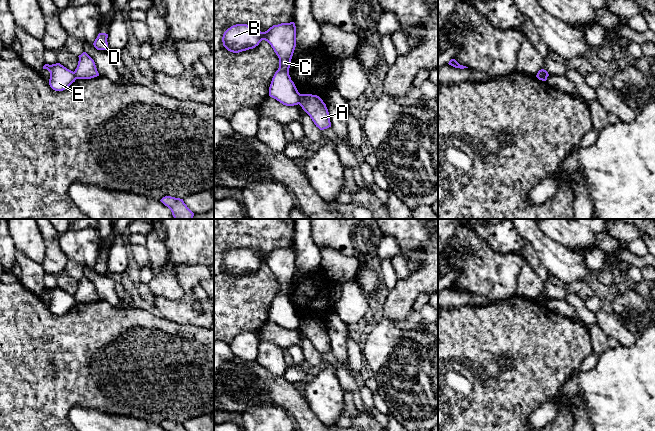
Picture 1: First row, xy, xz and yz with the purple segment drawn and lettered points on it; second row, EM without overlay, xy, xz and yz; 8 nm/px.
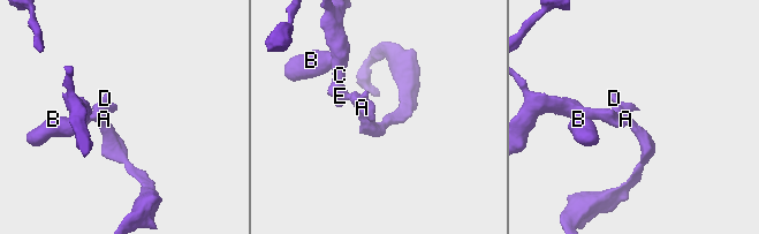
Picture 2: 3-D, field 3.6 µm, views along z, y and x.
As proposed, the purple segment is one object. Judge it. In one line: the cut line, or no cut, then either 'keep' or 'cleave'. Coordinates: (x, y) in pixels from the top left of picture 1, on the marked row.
cut xz (300, 94), (298, 103); cleave

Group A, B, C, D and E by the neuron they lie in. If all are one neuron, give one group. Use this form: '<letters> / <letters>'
A D / B C E

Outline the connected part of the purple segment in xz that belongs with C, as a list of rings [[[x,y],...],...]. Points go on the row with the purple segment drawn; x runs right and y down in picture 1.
[[[294,22],[273,25],[265,32],[251,29],[247,24],[236,24],[228,28],[222,37],[223,46],[233,53],[253,49],[262,40],[271,45],[279,58],[279,68],[272,78],[269,96],[286,106],[298,105],[300,93],[289,75],[296,47]]]

